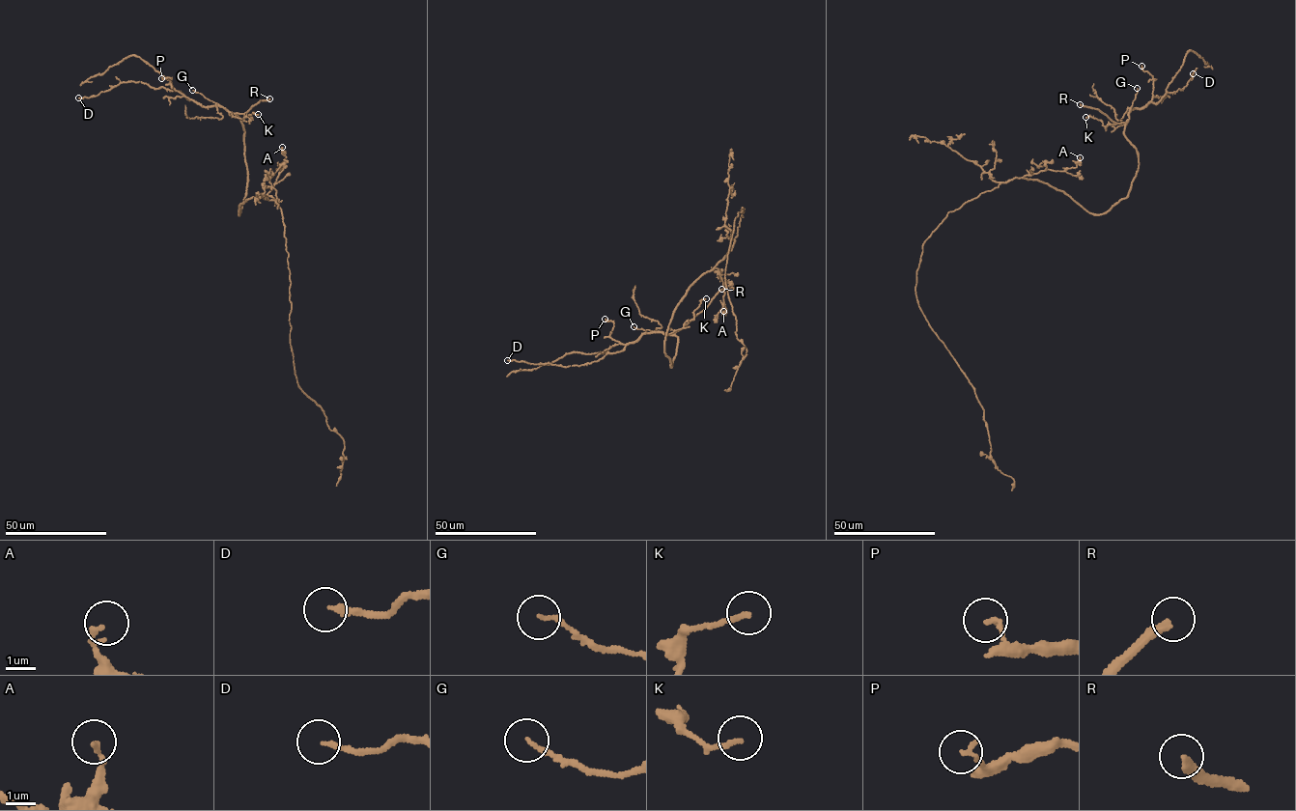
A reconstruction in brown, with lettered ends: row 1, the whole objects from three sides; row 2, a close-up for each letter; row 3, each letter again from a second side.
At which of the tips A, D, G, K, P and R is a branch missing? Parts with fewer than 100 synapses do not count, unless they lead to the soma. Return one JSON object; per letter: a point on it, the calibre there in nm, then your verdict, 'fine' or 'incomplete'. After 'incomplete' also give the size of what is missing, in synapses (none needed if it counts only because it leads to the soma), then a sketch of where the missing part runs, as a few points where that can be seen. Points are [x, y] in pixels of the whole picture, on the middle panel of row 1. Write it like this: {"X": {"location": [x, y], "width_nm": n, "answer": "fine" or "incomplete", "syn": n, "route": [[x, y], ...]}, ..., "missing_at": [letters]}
{"A": {"location": [723, 311], "width_nm": 130, "answer": "fine"}, "D": {"location": [507, 360], "width_nm": 190, "answer": "fine"}, "G": {"location": [633, 326], "width_nm": 160, "answer": "fine"}, "K": {"location": [706, 298], "width_nm": 160, "answer": "fine"}, "P": {"location": [605, 319], "width_nm": 150, "answer": "fine"}, "R": {"location": [721, 289], "width_nm": 280, "answer": "incomplete"}, "missing_at": ["R"]}

